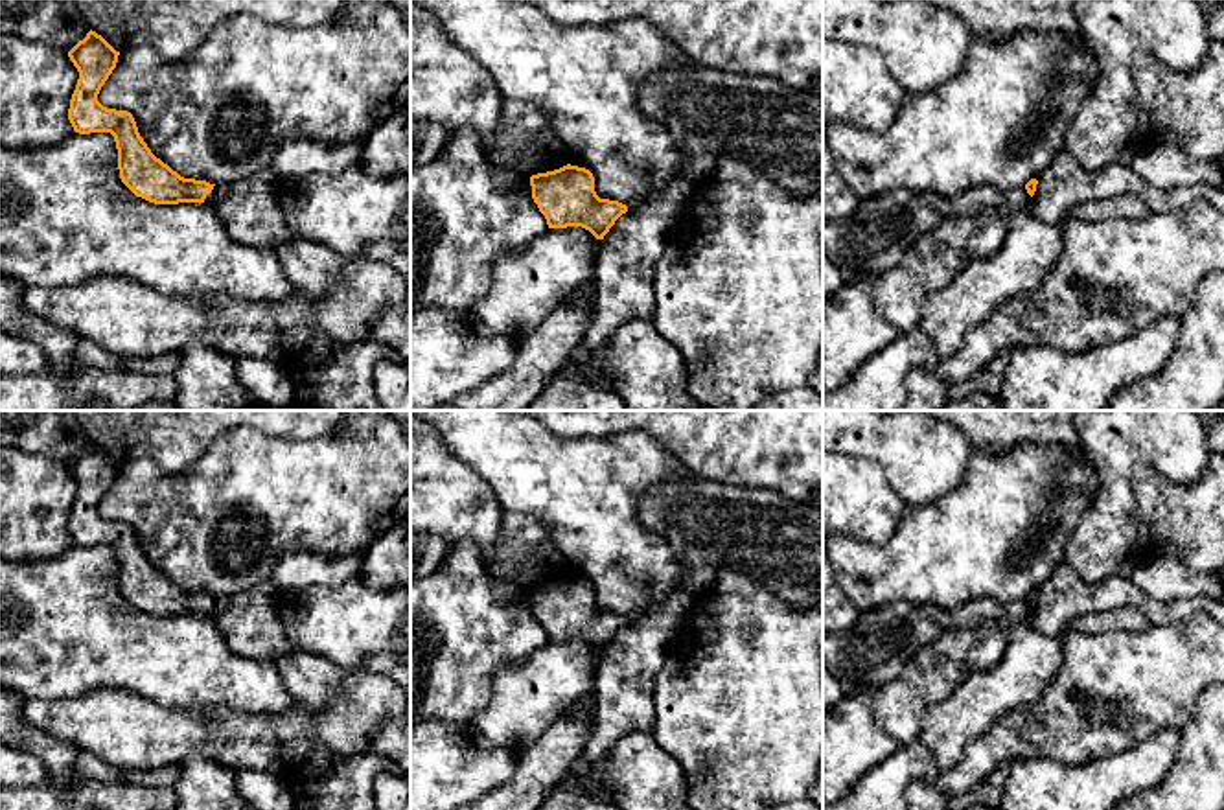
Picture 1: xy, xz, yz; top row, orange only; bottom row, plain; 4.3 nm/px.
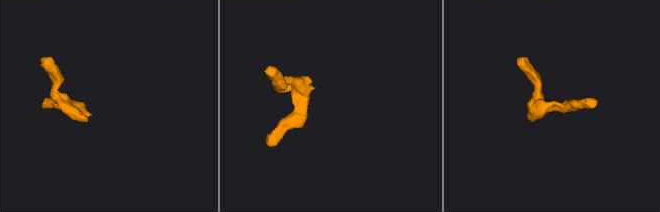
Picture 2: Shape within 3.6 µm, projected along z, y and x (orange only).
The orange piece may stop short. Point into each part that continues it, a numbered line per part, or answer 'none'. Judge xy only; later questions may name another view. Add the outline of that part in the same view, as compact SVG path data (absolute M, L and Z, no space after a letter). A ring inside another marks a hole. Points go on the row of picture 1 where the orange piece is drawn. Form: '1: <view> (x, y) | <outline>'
1: xy (218, 194) | M215 184L206 195L204 204L217 206L226 197L226 184Z

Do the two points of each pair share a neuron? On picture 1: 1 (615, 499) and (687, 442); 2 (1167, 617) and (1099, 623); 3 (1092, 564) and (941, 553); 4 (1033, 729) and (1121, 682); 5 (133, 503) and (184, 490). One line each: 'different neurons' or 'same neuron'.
1: different neurons
2: different neurons
3: different neurons
4: same neuron
5: same neuron

